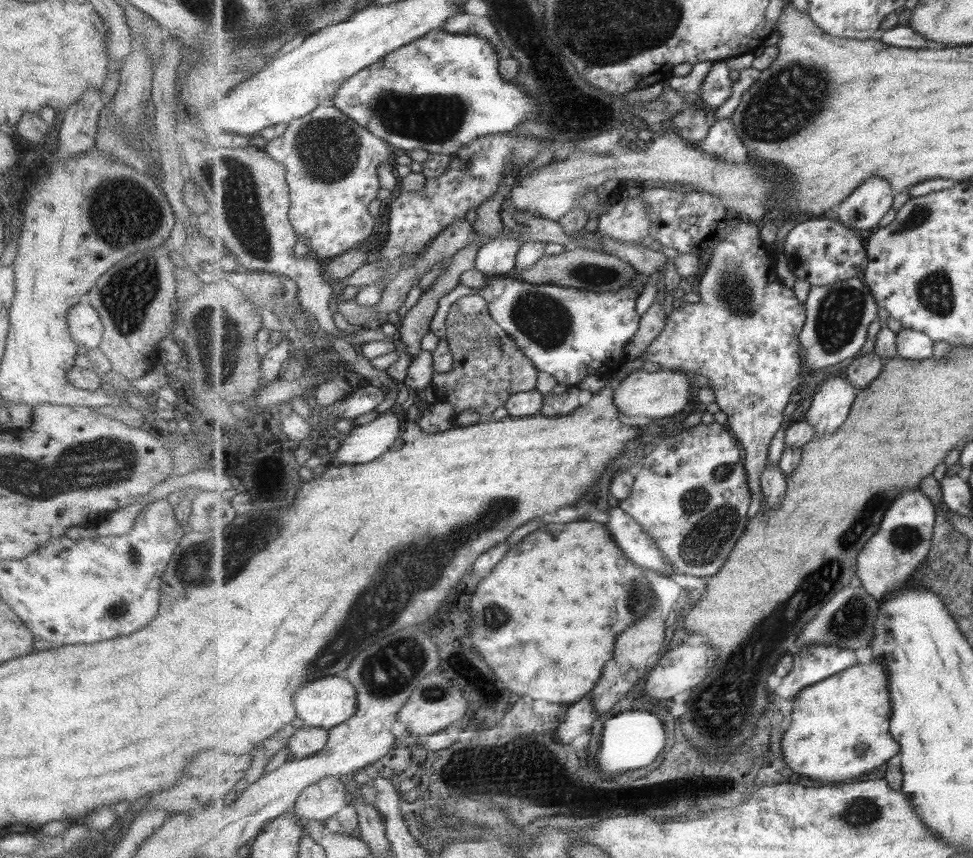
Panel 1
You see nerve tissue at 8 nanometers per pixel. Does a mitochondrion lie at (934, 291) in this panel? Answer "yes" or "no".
yes

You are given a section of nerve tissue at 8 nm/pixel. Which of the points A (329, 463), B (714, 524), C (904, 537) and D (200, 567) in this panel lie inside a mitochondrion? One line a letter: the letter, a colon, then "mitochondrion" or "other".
A: other
B: mitochondrion
C: mitochondrion
D: mitochondrion

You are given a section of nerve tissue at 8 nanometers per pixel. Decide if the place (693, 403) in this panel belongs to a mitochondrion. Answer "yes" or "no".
no

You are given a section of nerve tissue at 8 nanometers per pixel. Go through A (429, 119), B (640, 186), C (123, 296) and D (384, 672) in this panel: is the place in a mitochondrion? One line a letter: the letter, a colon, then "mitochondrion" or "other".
A: mitochondrion
B: other
C: mitochondrion
D: mitochondrion

